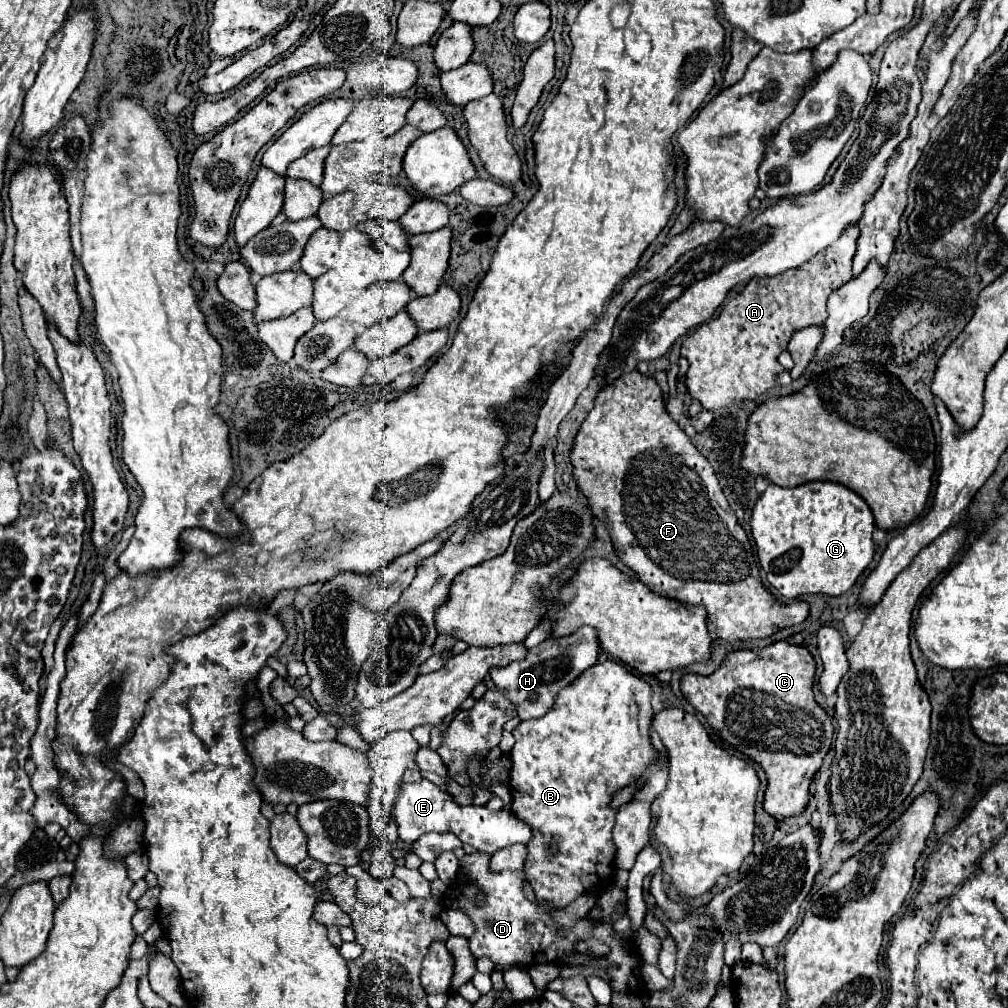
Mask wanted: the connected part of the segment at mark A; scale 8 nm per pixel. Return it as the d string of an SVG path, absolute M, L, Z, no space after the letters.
M851 225L843 237L831 245L827 251L815 255L805 265L789 269L777 277L755 277L745 289L731 299L723 311L705 323L701 323L681 345L681 355L689 359L691 367L687 371L687 389L691 397L699 399L703 409L721 409L727 405L741 405L745 401L757 399L767 393L775 385L775 375L783 371L777 357L785 351L789 337L805 327L821 325L823 317L827 317L827 297L845 285L851 279L851 259L855 255L855 241L859 237L857 225Z

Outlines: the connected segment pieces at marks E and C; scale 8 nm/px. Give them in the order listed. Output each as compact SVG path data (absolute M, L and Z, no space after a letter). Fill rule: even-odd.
M423 779L419 783L403 783L403 791L401 791L401 797L397 799L395 803L395 819L397 819L397 825L399 825L399 837L405 841L405 843L415 843L421 835L425 833L455 833L463 843L467 845L473 845L475 849L483 851L483 853L495 853L507 845L513 845L513 843L527 843L531 841L533 837L533 829L525 823L525 821L519 821L513 813L507 813L507 811L489 811L487 807L479 807L479 805L465 805L461 807L459 803L453 801L453 797L443 791L441 787L433 785L431 781Z
M777 641L765 649L735 651L729 653L723 665L709 677L685 675L681 679L681 691L689 703L707 717L707 723L735 749L759 763L767 773L767 791L763 809L773 817L793 817L805 811L809 803L809 785L823 765L825 755L833 743L833 723L827 711L813 697L815 659L801 645L789 645Z

